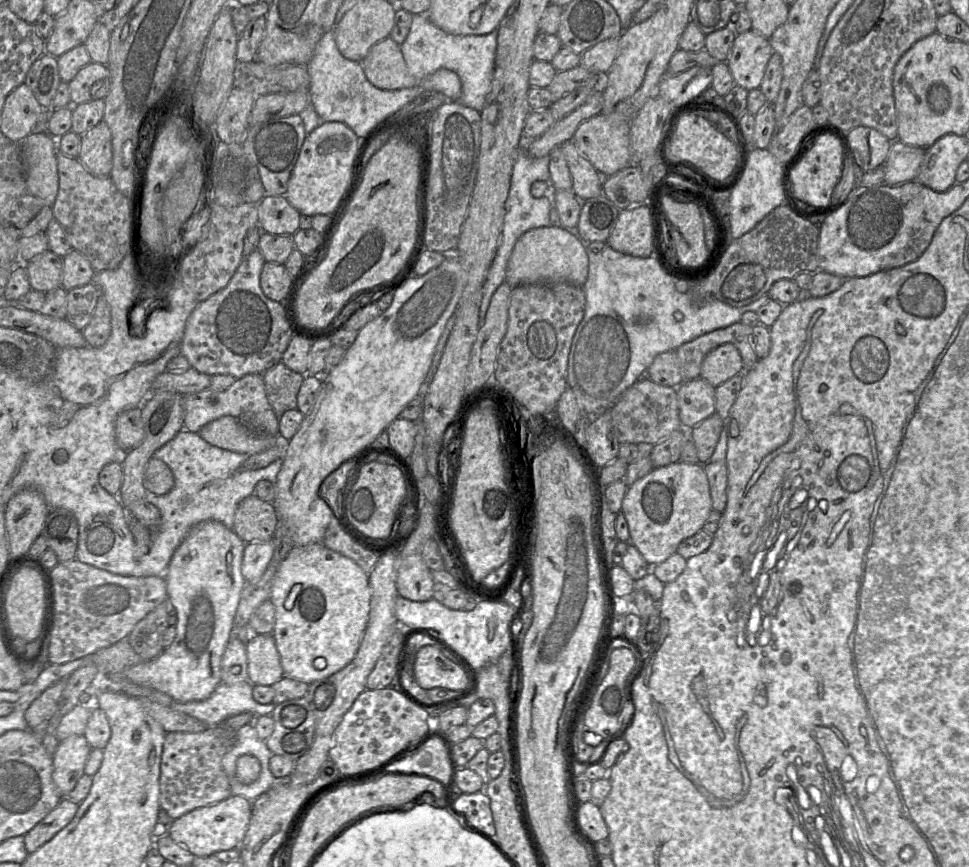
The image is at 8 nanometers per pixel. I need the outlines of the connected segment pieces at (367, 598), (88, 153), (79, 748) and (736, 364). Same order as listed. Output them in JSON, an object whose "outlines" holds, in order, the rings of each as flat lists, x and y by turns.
{"outlines":[[[323,543,294,546,276,572,269,599,275,606,272,635,281,657,283,677,311,684,333,675,354,659,368,622,371,601,369,574,354,560]],[[101,121,80,135,78,158,95,176,108,177,113,167,112,134,106,122]],[[71,735,60,741,53,755,53,781,62,797,67,797,84,768,92,748,84,735]],[[724,343,705,356,700,377,716,388,736,375,743,375,743,371,739,350,732,343]]]}

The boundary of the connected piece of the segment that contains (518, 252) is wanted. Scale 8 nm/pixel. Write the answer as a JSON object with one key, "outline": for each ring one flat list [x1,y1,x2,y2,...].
{"outline":[[539,227,525,232,516,242,508,261,505,282,512,288,531,283,570,283,583,287,589,273,589,258,576,229]]}

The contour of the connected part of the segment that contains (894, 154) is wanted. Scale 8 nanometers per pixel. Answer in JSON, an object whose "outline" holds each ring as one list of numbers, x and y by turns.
{"outline":[[899,140,892,141,884,162,885,183,899,185,916,180,925,156,925,149,907,145]]}

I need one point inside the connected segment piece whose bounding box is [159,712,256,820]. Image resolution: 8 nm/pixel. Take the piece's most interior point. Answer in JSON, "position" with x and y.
{"position":[191,775]}

